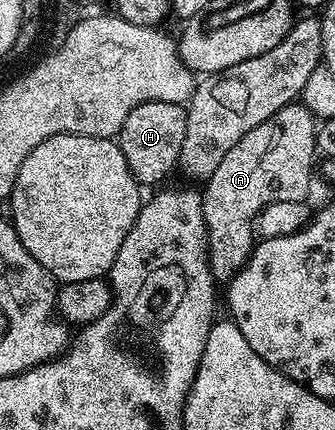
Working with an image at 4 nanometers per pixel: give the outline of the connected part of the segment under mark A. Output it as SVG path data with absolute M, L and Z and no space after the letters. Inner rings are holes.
M292 104L281 108L269 120L257 124L253 132L245 132L237 145L225 157L221 164L213 172L213 176L205 179L202 187L203 211L205 212L205 224L207 225L207 259L211 265L211 274L216 283L226 284L231 277L247 262L252 250L257 245L255 232L255 217L263 211L264 206L273 204L277 200L304 201L311 190L311 170L317 166L317 151L315 149L315 132L317 119L306 106Z

